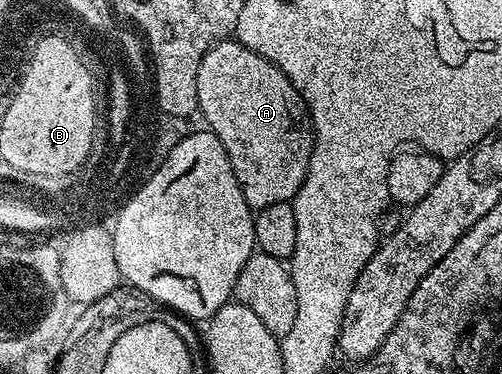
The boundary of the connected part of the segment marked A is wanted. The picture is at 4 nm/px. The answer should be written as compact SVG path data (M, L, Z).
M221 39L206 50L209 57L197 80L196 95L201 104L202 121L211 124L211 131L224 143L224 151L232 163L232 172L244 191L251 210L257 211L272 203L293 202L306 177L312 148L312 126L306 104L296 87L268 59L244 47L236 39Z

